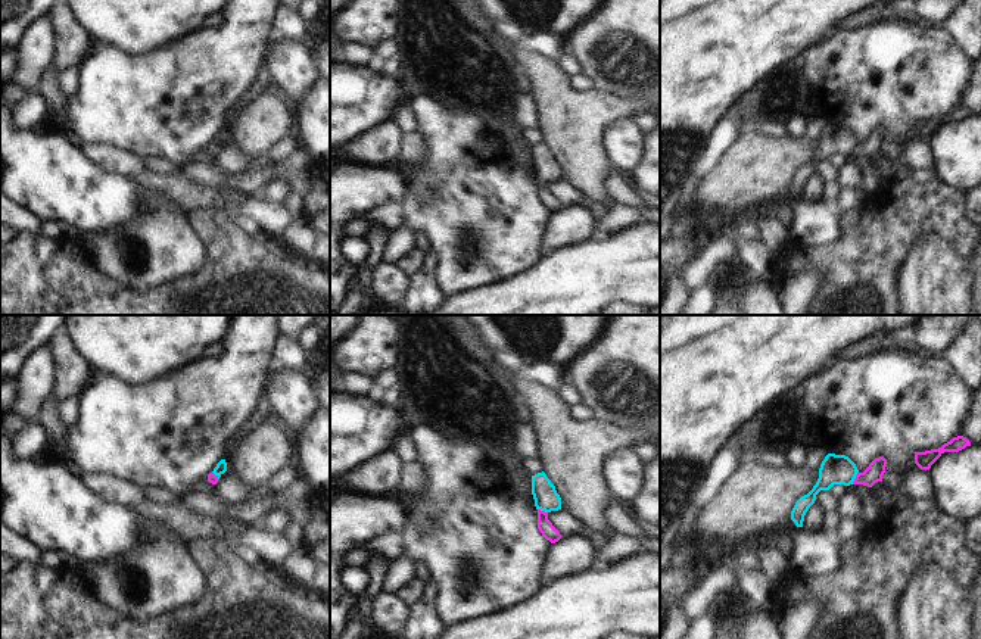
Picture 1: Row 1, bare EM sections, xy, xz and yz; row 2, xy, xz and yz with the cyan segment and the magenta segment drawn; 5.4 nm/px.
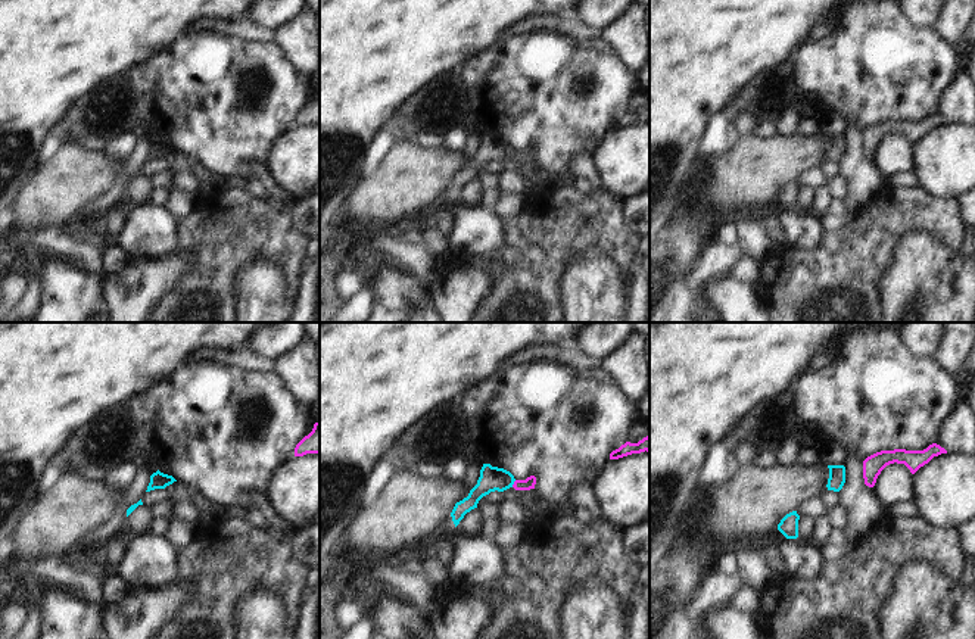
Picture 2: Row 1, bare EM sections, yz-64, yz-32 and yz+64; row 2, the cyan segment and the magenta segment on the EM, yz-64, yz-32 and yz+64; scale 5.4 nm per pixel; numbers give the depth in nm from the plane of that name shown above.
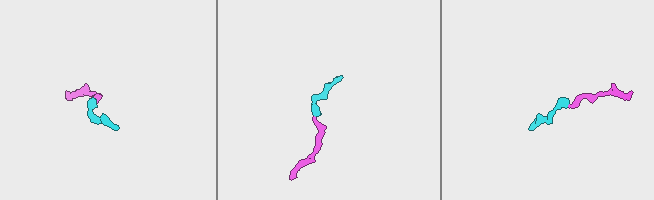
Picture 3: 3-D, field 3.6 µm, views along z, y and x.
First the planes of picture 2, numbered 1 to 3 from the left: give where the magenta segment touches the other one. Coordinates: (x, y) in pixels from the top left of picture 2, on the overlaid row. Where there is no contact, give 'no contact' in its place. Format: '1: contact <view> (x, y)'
1: no contact
2: contact yz-32 (513, 483)
3: no contact

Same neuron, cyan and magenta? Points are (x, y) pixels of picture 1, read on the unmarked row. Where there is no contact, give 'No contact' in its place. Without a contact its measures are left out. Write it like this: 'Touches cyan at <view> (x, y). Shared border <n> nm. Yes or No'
Touches cyan at yz (855, 147). Shared border 80 nm. Yes.

